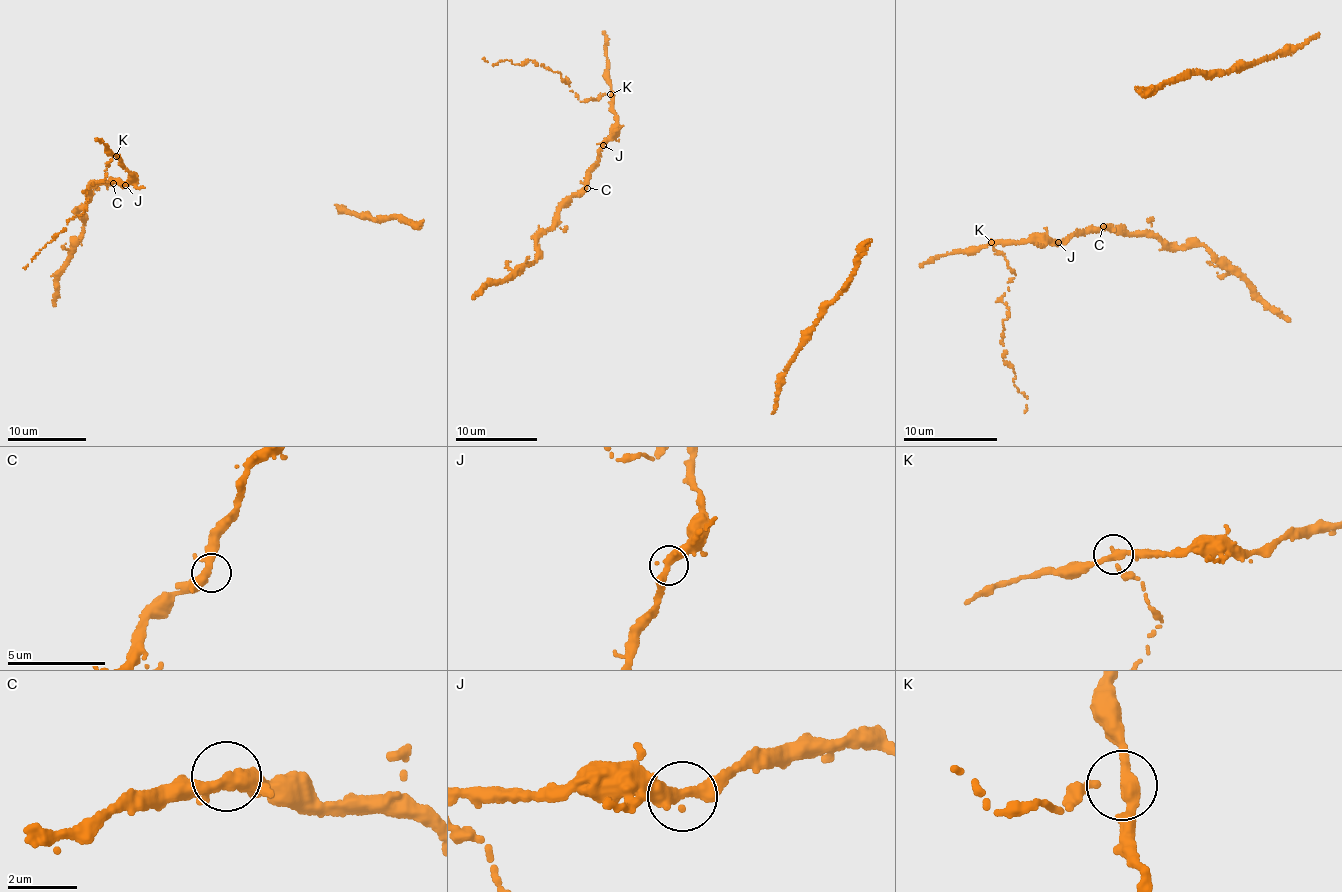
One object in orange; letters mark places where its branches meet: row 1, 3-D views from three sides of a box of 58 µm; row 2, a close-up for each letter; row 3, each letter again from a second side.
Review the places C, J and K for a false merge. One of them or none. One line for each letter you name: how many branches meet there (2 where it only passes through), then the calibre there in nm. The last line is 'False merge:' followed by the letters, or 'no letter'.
K: 3 | 280 nm
False merge: K

